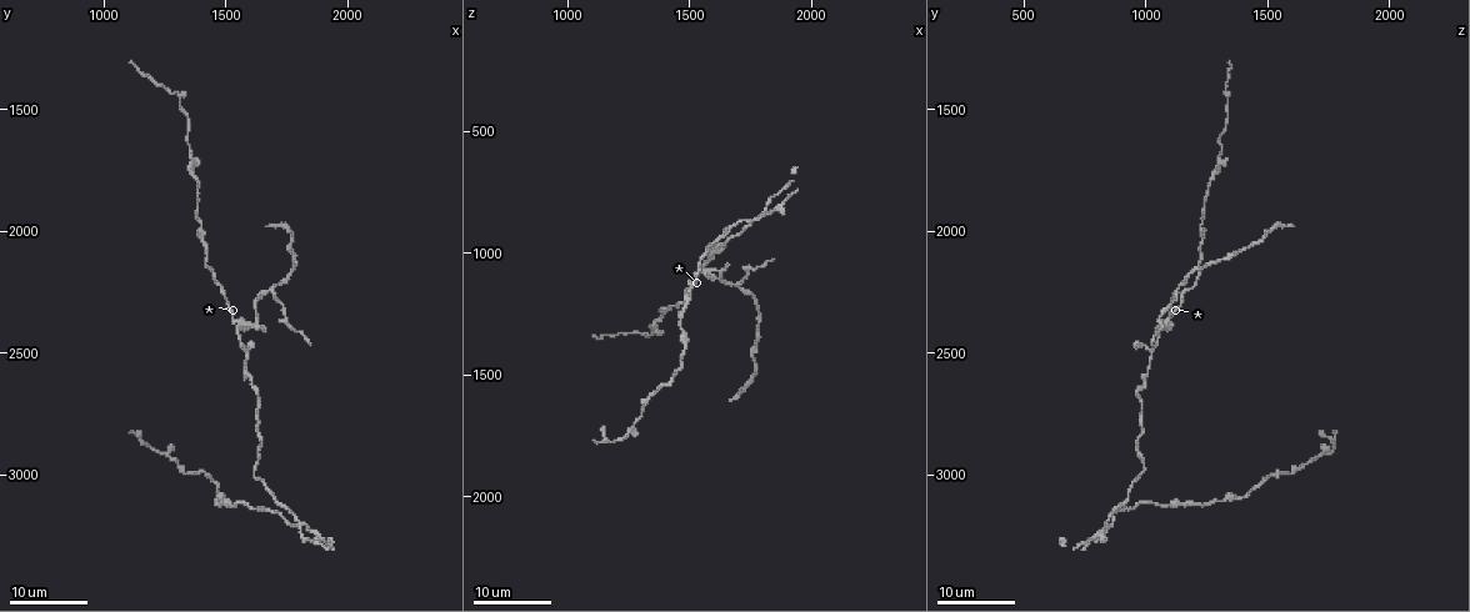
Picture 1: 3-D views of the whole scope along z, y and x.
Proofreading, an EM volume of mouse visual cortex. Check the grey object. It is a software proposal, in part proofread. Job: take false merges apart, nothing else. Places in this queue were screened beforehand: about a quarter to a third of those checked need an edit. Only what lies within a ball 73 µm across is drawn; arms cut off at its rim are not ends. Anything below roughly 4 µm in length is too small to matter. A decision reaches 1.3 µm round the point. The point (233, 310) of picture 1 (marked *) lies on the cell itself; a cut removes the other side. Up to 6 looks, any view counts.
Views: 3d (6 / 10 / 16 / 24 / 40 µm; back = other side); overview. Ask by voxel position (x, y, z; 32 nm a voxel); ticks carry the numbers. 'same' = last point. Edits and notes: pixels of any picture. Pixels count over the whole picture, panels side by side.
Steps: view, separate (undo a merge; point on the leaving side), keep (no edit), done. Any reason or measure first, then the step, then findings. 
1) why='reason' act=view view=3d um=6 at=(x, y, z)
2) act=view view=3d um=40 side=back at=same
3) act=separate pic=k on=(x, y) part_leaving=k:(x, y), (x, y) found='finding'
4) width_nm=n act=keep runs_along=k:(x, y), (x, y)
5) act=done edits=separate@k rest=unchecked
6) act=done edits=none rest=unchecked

act=view view=3d um=16 at=(1610, 2390, 1080)

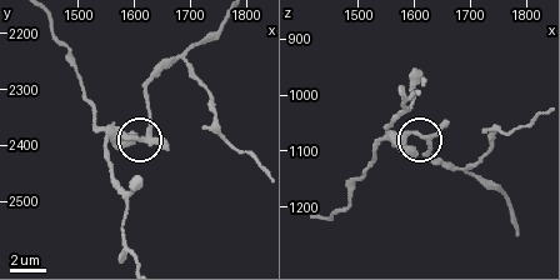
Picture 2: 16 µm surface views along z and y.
act=view view=3d um=10 at=(1615, 2385, 1070)

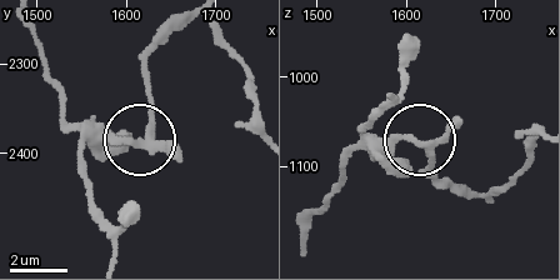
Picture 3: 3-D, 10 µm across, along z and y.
act=separate pic=3 on=(149, 105) part_leaving=3:(148, 140), (150, 56), (190, 20) found='two cells meet here'

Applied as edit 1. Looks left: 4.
act=view view=overview

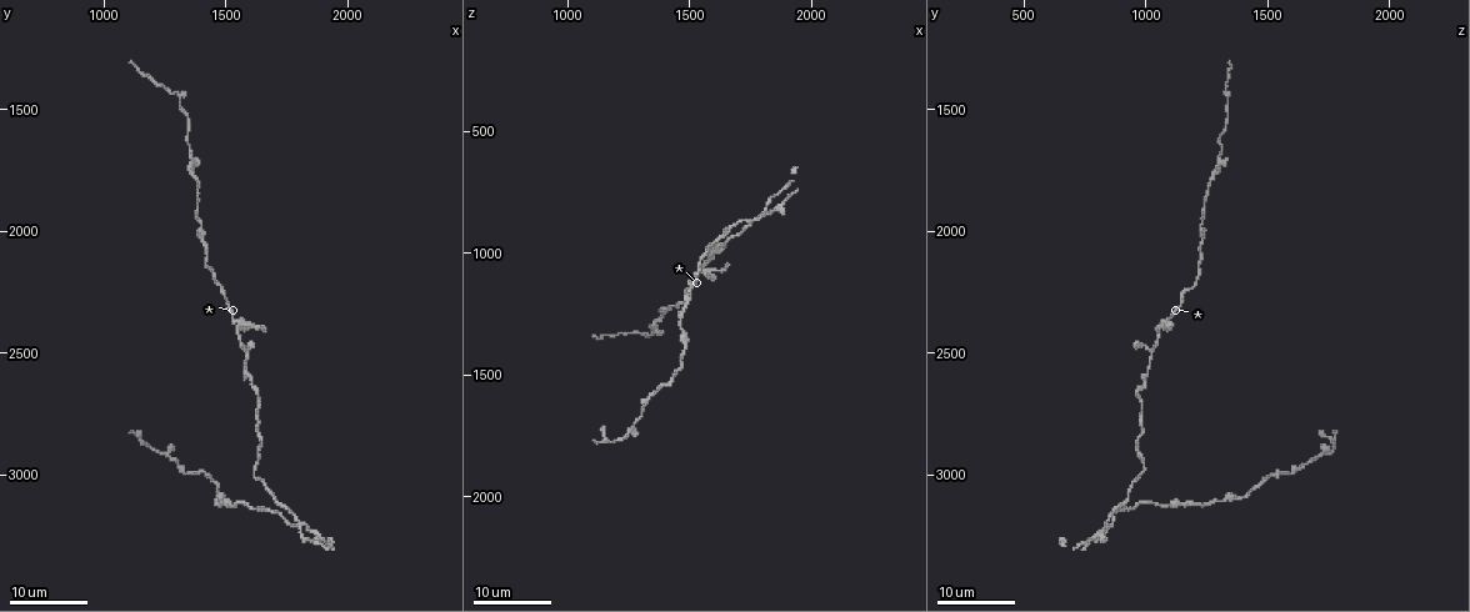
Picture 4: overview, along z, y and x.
why='side arm on a straight run' act=view view=3d um=24 at=(1360, 1700, 1300)

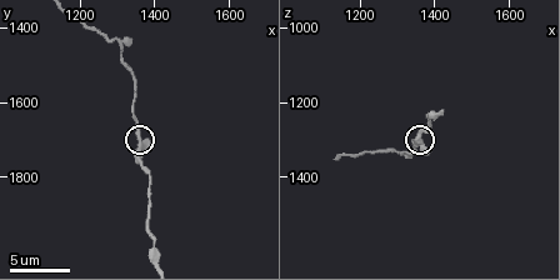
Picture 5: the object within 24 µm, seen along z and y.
why='zoom in' act=view view=3d um=6 at=same

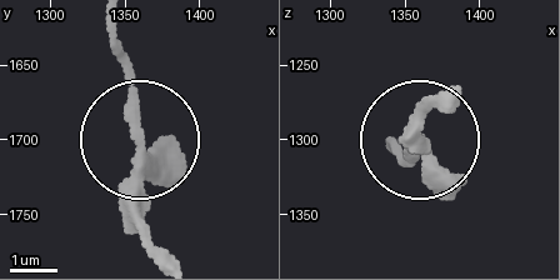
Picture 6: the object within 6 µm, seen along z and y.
act=keep runs_along=6:(448, 96), (408, 160), (395, 149) found='continuous, no second cell'

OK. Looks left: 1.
act=done edits=separate@3 rest=unchecked

